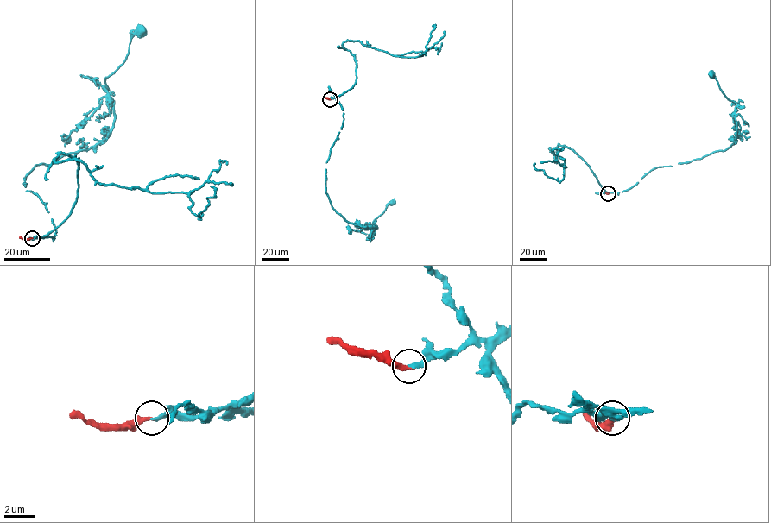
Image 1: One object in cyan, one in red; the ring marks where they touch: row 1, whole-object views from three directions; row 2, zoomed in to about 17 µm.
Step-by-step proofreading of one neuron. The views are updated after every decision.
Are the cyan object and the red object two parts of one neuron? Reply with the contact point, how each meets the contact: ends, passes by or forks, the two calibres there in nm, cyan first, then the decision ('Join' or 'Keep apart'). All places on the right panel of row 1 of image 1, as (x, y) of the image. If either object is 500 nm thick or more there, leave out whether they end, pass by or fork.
Place: (608, 193). At the ring cyan ends. At the ring red ends. Thickness 200 nm (cyan) against 320 nm. Join

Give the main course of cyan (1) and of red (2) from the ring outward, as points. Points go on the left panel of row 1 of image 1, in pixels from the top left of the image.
1: (32, 238), (56, 232), (25, 178), (36, 165), (105, 139), (115, 118), (106, 78), (140, 31)
2: (32, 238), (20, 236)

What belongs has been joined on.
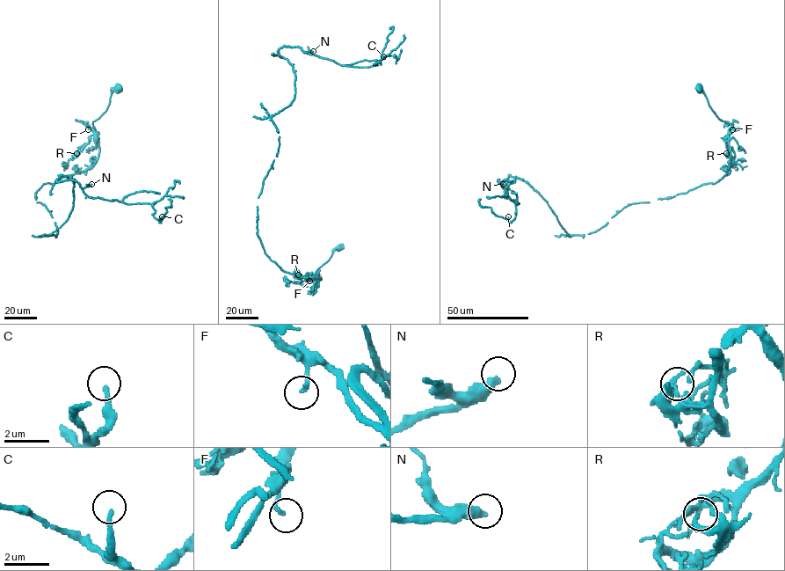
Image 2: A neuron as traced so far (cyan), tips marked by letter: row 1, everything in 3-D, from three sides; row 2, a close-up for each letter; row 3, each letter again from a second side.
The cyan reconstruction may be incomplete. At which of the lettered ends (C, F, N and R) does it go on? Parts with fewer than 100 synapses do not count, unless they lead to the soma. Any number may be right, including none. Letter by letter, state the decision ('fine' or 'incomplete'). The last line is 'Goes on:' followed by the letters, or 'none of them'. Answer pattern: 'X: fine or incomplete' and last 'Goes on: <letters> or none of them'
C: fine
F: fine
N: incomplete
R: fine
Goes on: N

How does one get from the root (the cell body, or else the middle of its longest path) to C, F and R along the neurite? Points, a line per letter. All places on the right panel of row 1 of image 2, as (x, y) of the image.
C: (699, 88), (737, 129), (717, 181), (629, 204), (571, 235), (510, 175), (498, 179), (519, 203), (508, 216)
F: (699, 88), (715, 114), (737, 129), (730, 128), (732, 129)
R: (699, 88), (715, 114), (737, 129), (730, 128), (725, 136), (729, 152), (726, 153)

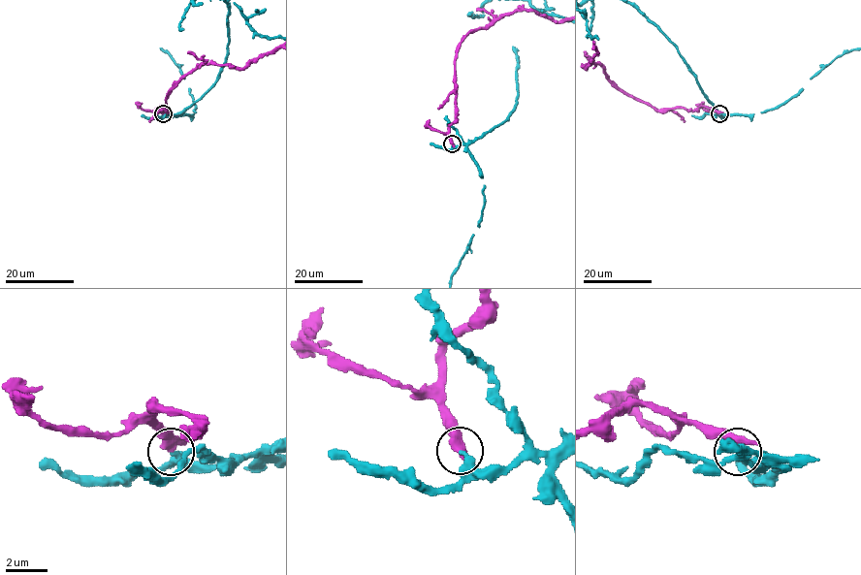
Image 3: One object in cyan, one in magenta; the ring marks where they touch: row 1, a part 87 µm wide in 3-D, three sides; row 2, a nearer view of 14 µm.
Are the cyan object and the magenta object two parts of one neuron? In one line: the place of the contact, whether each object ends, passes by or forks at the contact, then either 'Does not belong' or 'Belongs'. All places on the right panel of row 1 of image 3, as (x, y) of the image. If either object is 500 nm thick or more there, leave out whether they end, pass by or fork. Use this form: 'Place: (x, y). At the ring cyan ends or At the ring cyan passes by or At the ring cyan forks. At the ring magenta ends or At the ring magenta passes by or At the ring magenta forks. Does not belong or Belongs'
Place: (719, 113). At the ring cyan ends. At the ring magenta passes by. Does not belong

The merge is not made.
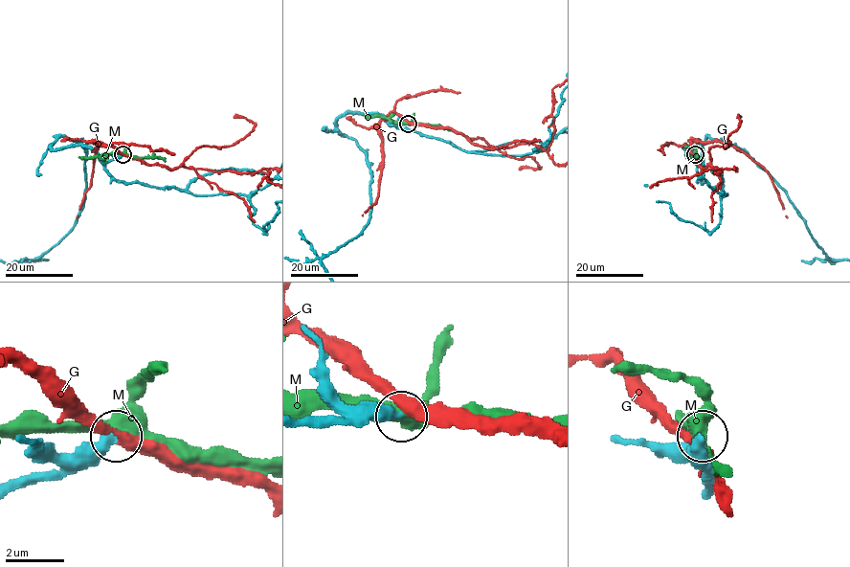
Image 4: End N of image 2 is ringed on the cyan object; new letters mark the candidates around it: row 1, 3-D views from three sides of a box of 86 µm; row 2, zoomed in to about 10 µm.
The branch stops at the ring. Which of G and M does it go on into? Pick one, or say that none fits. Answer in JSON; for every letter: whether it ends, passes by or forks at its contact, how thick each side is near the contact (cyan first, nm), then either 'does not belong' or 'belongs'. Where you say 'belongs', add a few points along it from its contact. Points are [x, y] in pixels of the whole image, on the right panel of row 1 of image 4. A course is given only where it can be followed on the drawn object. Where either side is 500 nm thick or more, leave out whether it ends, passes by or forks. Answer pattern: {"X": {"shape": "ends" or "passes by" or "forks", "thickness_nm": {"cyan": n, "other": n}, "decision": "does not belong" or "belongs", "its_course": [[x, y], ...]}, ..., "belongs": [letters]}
{"G": {"shape": "passes by", "thickness_nm": {"cyan": 460, "other": 400}, "decision": "does not belong"}, "M": {"thickness_nm": {"cyan": 500, "other": 500}, "decision": "does not belong"}, "belongs": []}

